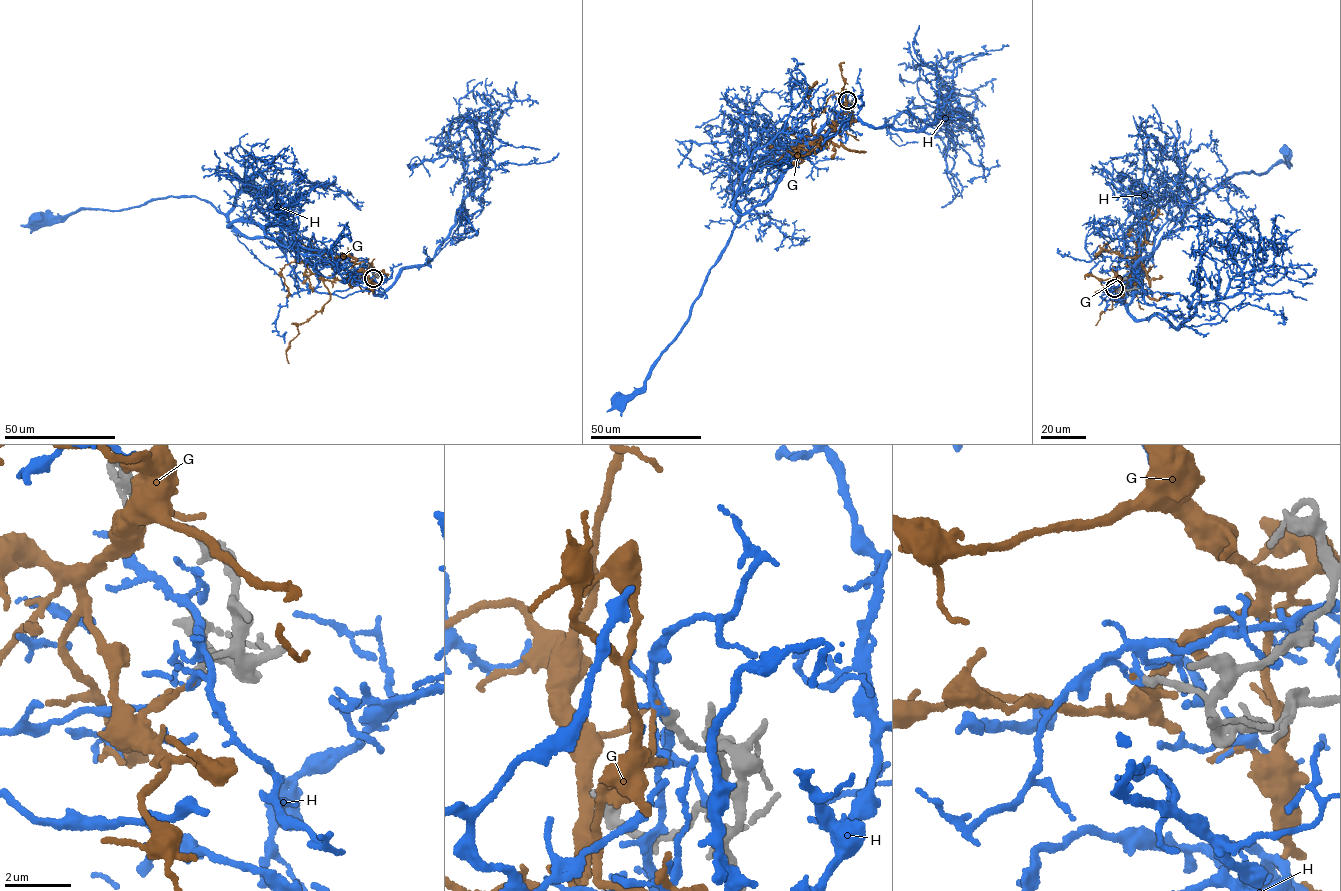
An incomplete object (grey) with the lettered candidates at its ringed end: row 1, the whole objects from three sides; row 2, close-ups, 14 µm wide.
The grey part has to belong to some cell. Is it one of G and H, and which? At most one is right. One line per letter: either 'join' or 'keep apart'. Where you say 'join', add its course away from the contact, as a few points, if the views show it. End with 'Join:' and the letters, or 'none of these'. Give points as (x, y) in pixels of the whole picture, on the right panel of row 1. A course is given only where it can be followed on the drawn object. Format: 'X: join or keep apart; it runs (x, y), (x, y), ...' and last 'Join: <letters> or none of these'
G: keep apart
H: keep apart
Join: none of these

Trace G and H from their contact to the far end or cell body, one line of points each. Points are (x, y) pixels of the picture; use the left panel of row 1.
G: (373, 278), (359, 269), (342, 279), (323, 280), (330, 299), (297, 326), (286, 352), (289, 363)
H: (374, 278), (330, 251), (241, 234), (214, 205), (190, 195), (37, 216)

